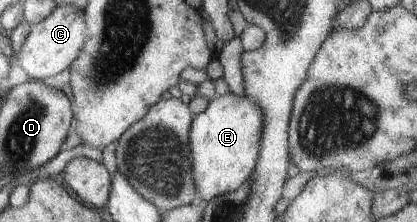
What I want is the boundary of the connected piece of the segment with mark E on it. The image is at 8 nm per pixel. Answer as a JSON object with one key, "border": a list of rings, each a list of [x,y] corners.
{"border":[[[231,92],[217,95],[209,101],[203,112],[192,116],[188,150],[197,201],[205,204],[221,194],[234,192],[250,177],[258,154],[262,121],[262,111],[247,96],[236,96]]]}

